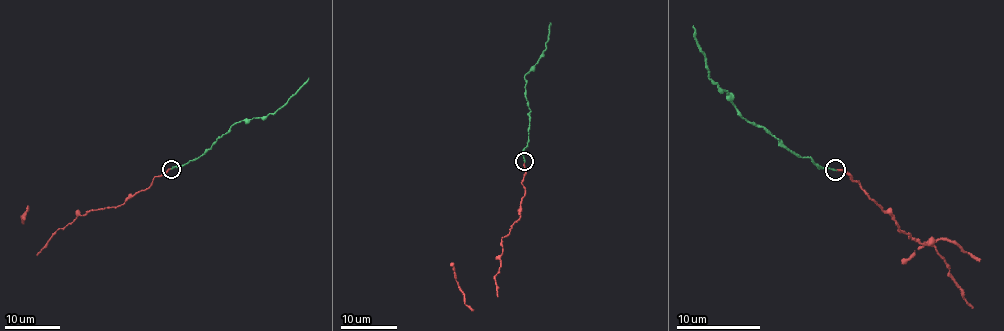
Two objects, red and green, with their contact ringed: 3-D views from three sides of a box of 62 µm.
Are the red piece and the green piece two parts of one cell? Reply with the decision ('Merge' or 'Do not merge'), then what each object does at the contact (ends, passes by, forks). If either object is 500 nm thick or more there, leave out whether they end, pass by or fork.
Do not merge. At the ring red ends. At the ring green ends

